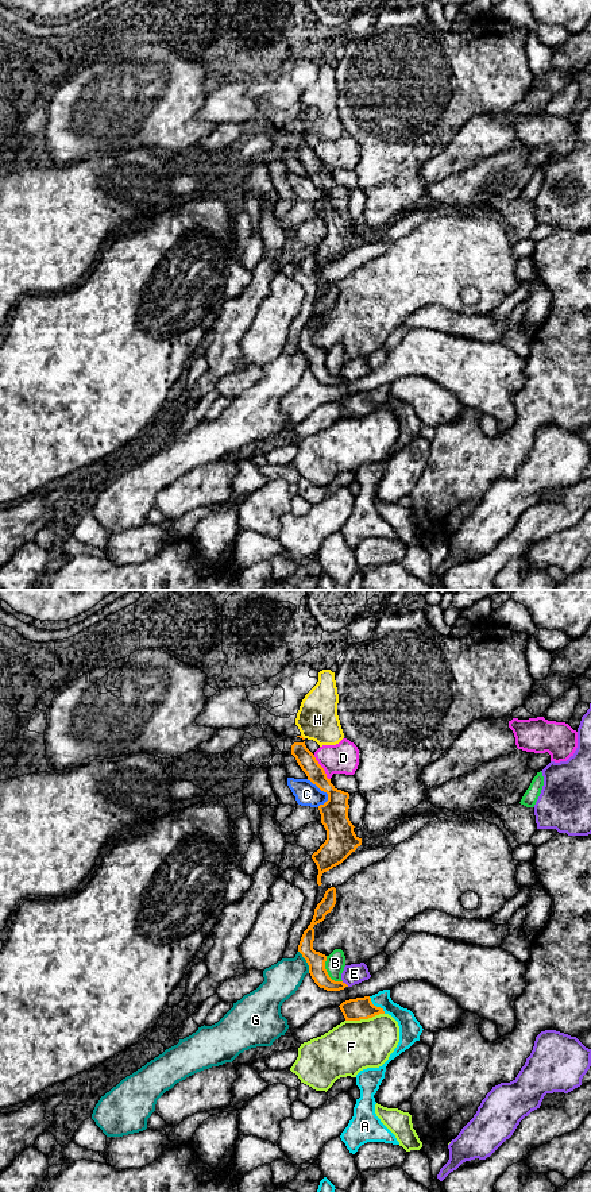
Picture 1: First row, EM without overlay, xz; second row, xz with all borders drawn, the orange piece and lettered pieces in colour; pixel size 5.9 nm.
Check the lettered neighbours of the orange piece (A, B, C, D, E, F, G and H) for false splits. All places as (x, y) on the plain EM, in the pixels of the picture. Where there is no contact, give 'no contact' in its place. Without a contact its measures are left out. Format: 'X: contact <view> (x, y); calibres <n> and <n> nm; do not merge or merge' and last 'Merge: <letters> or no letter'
A: contact xz (375, 401); calibres 130 and 130 nm; merge
B: contact xz (327, 367); calibres 110 and 120 nm; do not merge
C: contact xz (323, 185); calibres 160 and 140 nm; do not merge
D: contact xz (321, 162); calibres 140 and 190 nm; do not merge
E: contact xz (344, 378); calibres 110 and 120 nm; do not merge
F: contact xz (364, 413); calibres 130 and 300 nm; do not merge
G: contact xz (306, 357); calibres 110 and 200 nm; do not merge
H: contact xz (302, 132); calibres 20 and 240 nm; do not merge
Merge: A

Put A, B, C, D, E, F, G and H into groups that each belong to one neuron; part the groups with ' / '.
A / B / C / D / E / F / G / H

